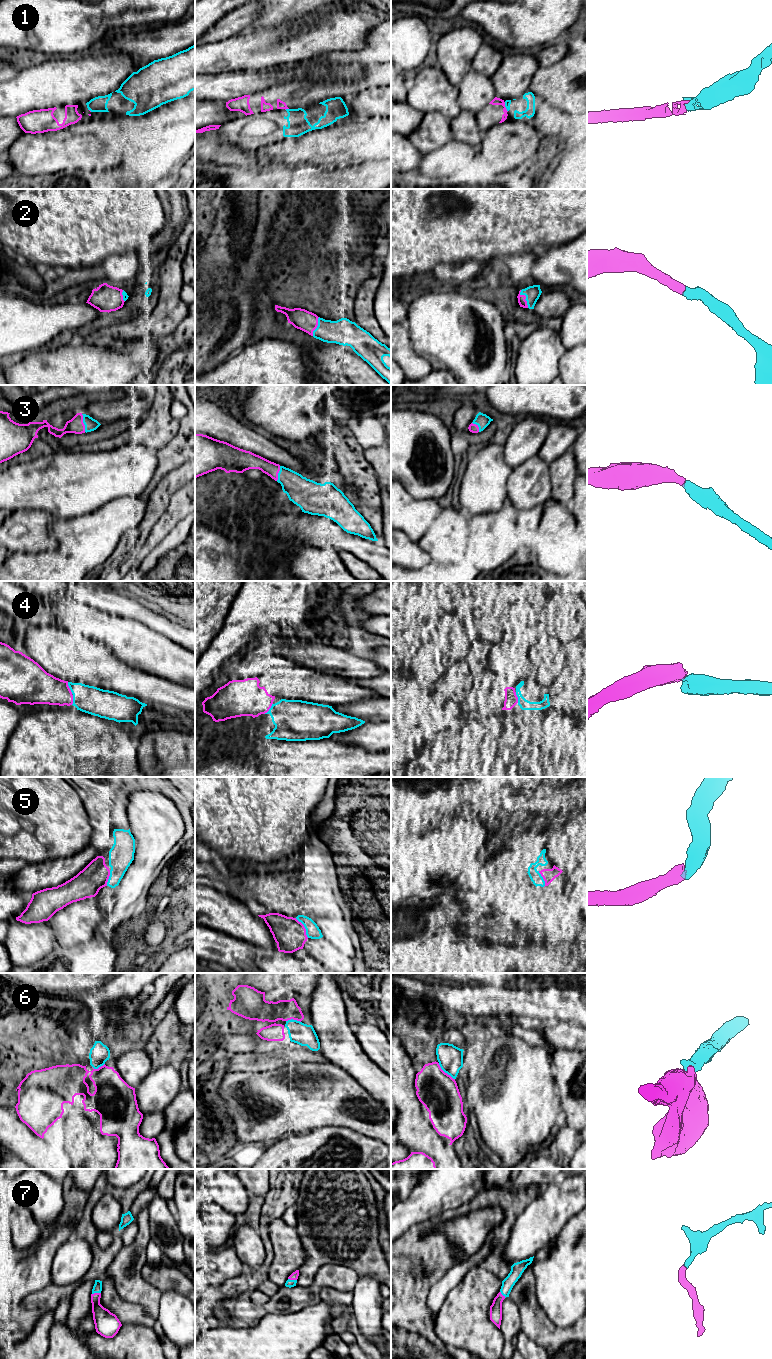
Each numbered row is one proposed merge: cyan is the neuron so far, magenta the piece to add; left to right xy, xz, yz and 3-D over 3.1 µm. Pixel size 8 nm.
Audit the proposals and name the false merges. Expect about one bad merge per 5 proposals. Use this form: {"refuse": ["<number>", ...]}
{"refuse": ["1"]}

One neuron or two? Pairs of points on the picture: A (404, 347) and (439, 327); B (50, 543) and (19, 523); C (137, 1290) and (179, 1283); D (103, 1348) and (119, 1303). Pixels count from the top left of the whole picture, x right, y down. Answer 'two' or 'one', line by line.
A: two
B: one
C: one
D: two

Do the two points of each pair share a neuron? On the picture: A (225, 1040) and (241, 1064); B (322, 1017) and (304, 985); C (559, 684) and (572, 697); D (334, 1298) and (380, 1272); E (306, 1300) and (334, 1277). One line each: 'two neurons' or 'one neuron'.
A: one neuron
B: two neurons
C: two neurons
D: one neuron
E: one neuron

